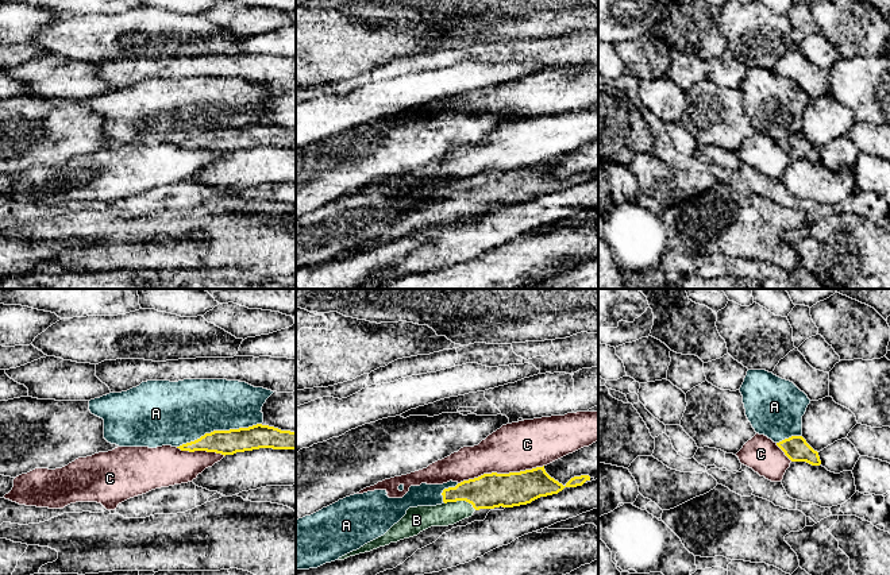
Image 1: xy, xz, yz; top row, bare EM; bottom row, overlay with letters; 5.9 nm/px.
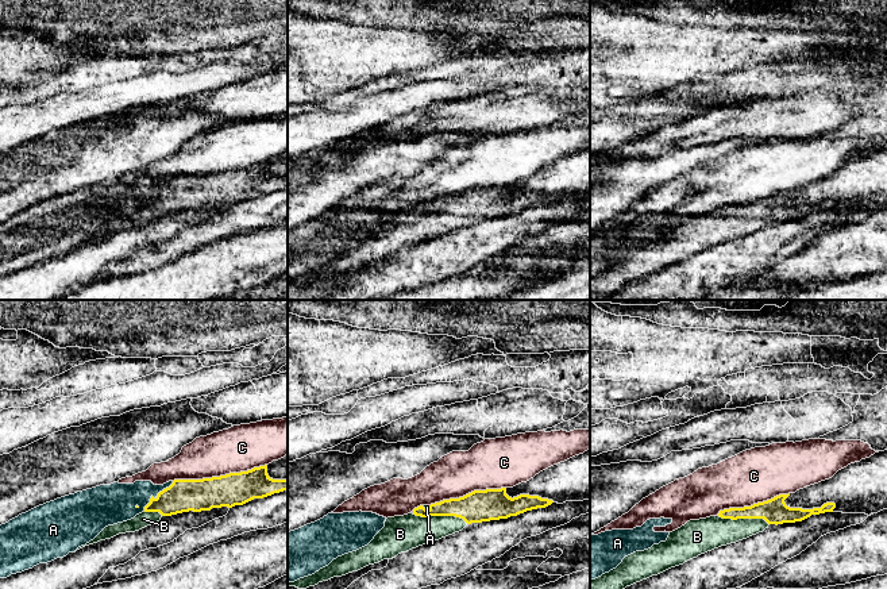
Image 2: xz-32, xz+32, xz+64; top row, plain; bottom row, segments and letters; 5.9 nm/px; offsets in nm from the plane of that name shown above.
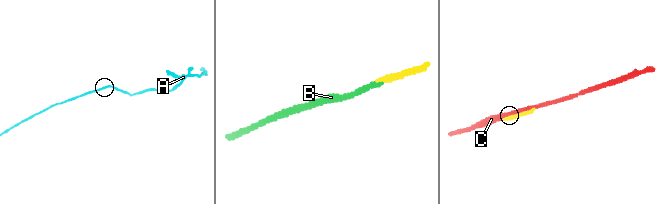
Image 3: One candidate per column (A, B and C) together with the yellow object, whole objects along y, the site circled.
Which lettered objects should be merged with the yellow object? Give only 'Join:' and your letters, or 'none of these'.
Join: B

